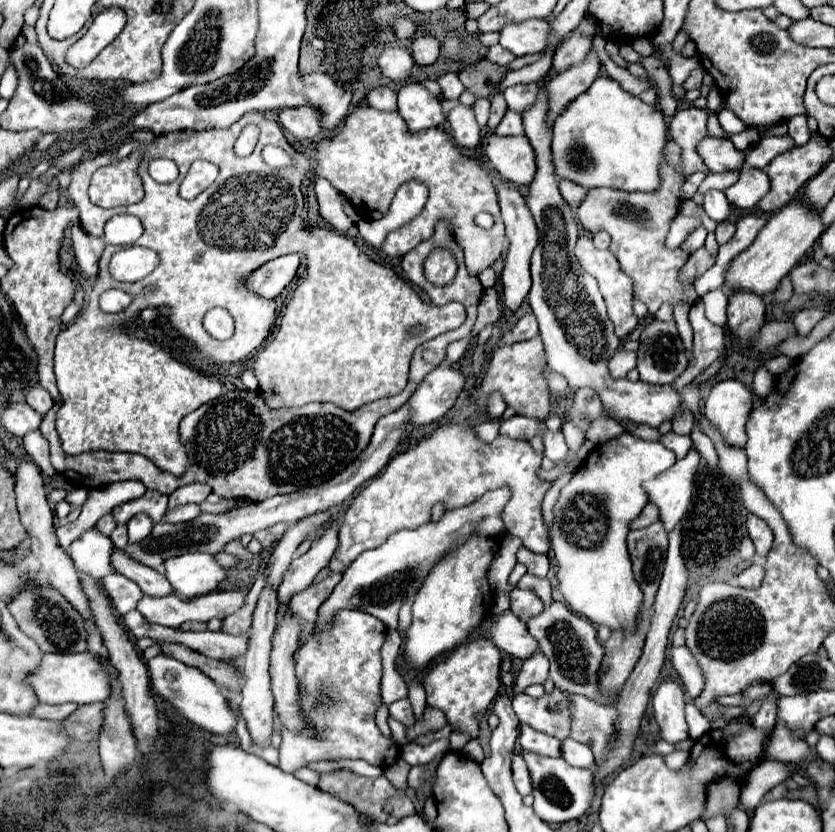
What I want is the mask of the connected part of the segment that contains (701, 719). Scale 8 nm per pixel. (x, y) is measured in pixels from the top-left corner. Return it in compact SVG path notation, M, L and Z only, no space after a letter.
M688 703L686 705L685 718L689 726L689 736L694 741L701 738L710 730L710 722L693 703Z

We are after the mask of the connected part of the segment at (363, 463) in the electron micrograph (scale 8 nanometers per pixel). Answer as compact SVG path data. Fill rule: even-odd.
M403 405L401 409L381 417L375 425L375 433L371 437L371 443L365 447L365 451L361 451L361 455L349 465L345 467L339 475L335 475L333 479L321 483L321 485L315 485L315 487L309 487L309 489L303 489L303 491L295 491L295 493L289 493L289 495L277 495L273 499L265 499L261 503L249 503L249 505L241 505L241 507L235 507L227 513L221 513L221 515L209 515L209 513L201 513L197 521L189 521L189 523L183 523L183 525L171 525L171 523L157 523L153 527L153 533L149 535L149 539L143 539L141 543L135 543L135 545L127 545L125 551L129 551L129 555L135 559L135 561L141 561L143 565L155 569L155 571L161 571L161 563L169 557L177 557L181 553L193 553L193 551L199 551L199 553L219 553L223 551L223 547L233 541L233 539L239 539L241 535L245 533L255 533L259 529L265 529L273 523L297 523L309 515L315 515L315 513L321 513L321 511L329 511L337 505L343 505L345 501L349 501L355 491L369 479L377 477L377 473L381 473L381 469L389 463L391 459L391 453L395 451L395 447L399 445L399 437L405 429L409 421L409 409Z

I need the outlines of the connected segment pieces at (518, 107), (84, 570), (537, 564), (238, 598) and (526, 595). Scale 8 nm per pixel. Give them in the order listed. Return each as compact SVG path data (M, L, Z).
M519 83L519 85L513 85L511 89L505 89L503 95L505 95L507 105L509 105L513 111L521 113L521 111L525 111L525 107L529 107L529 105L533 103L533 99L535 99L535 95L537 95L537 89L539 89L539 87L537 87L535 83L527 83L527 85Z
M89 529L83 537L75 539L67 549L75 569L81 575L91 575L93 579L101 579L113 573L109 567L109 551L113 551L111 539L95 529Z
M521 547L517 551L517 561L523 563L527 567L527 573L535 575L535 577L545 577L547 571L549 571L549 559L545 555L533 553L533 551L525 549L525 547Z
M219 591L219 593L207 593L201 597L193 597L193 599L179 599L177 595L167 595L167 597L141 597L141 601L137 603L137 611L149 621L149 623L157 623L157 625L165 625L165 627L179 627L185 621L209 621L213 617L225 619L227 615L235 613L237 609L241 609L245 605L245 597L247 593L243 591Z
M513 589L511 591L511 613L527 623L531 617L539 615L543 611L541 607L541 599L537 599L537 595L533 595L531 591L523 591L523 589Z

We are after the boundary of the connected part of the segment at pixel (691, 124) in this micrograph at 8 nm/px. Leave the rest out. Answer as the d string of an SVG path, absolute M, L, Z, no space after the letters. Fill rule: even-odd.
M690 107L677 111L669 125L671 139L681 147L681 175L689 177L697 171L709 173L709 169L697 159L695 145L697 141L707 136L707 118L709 113L706 109Z

